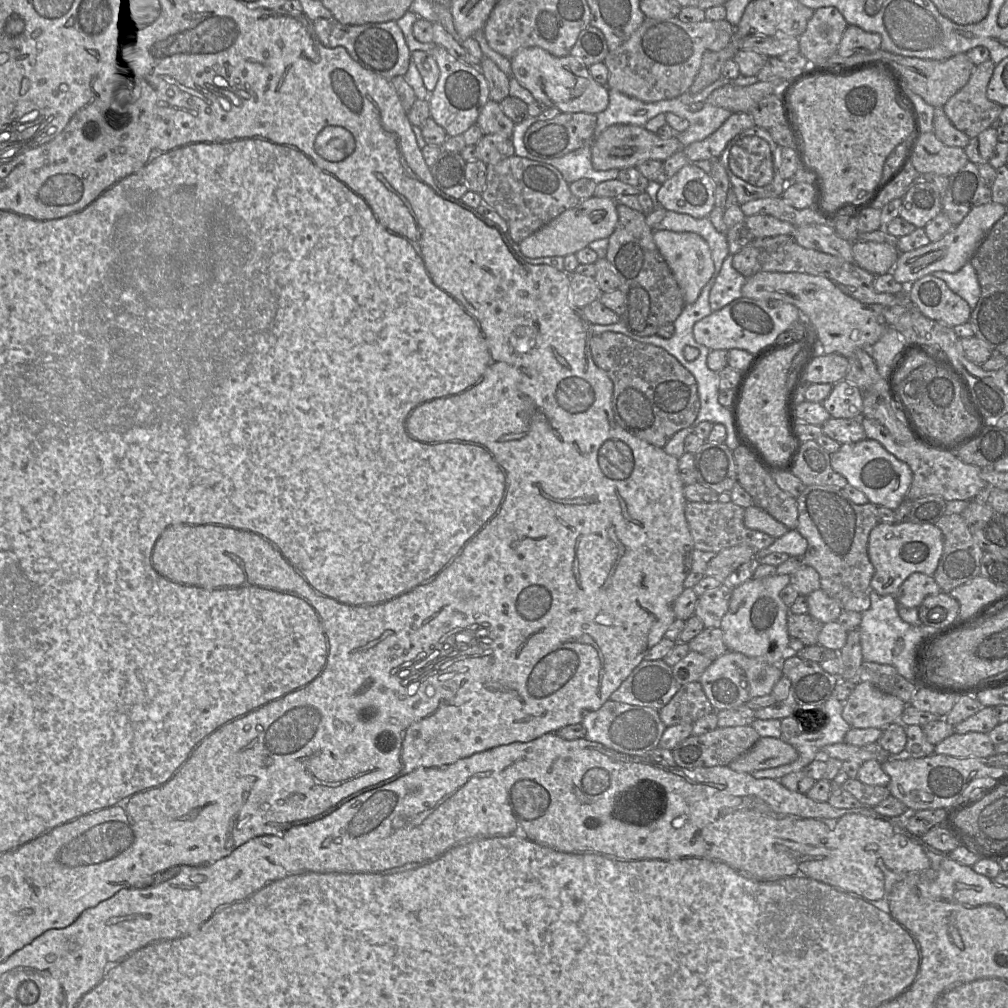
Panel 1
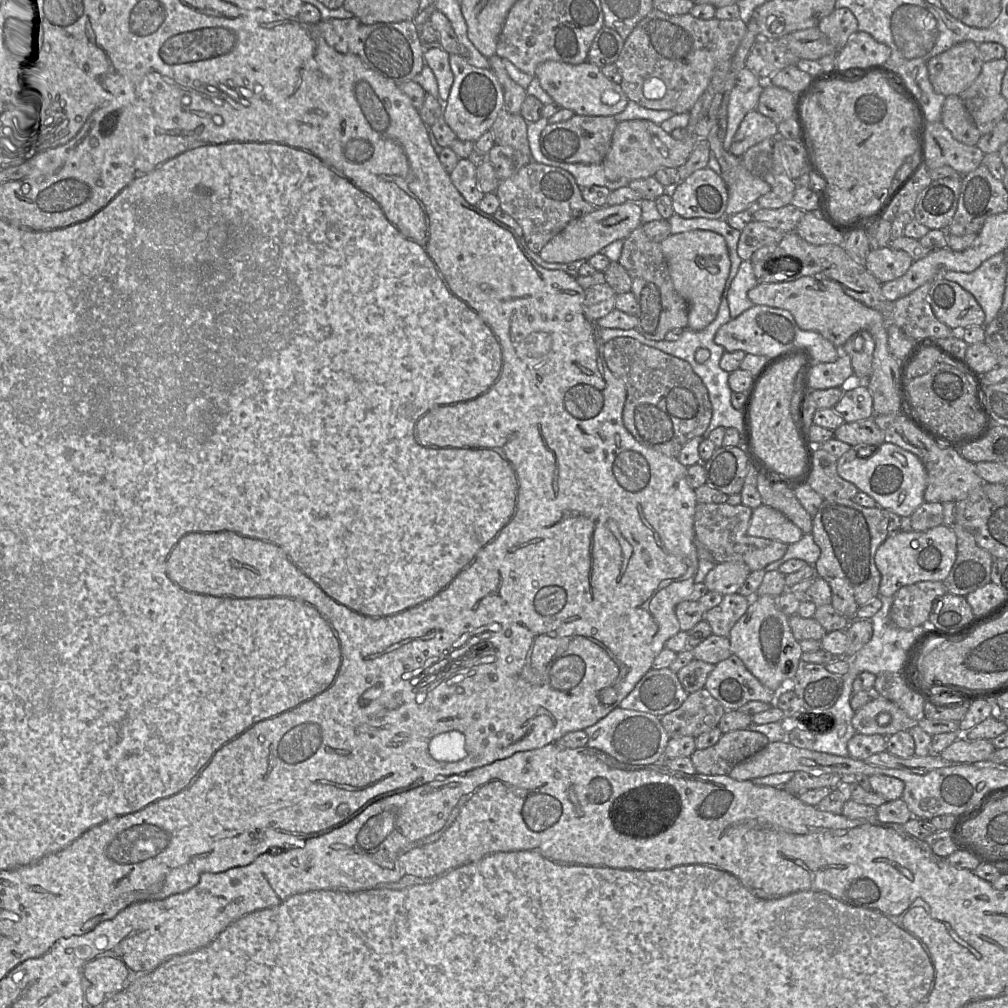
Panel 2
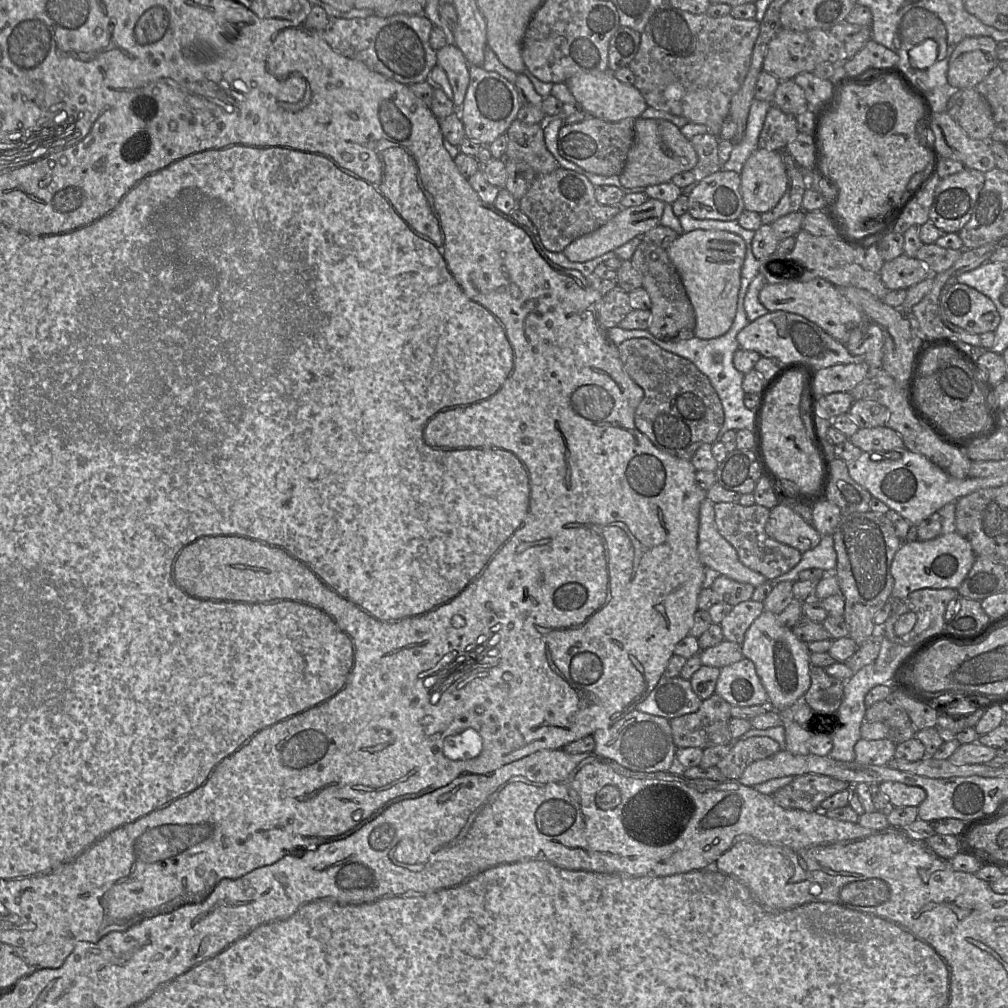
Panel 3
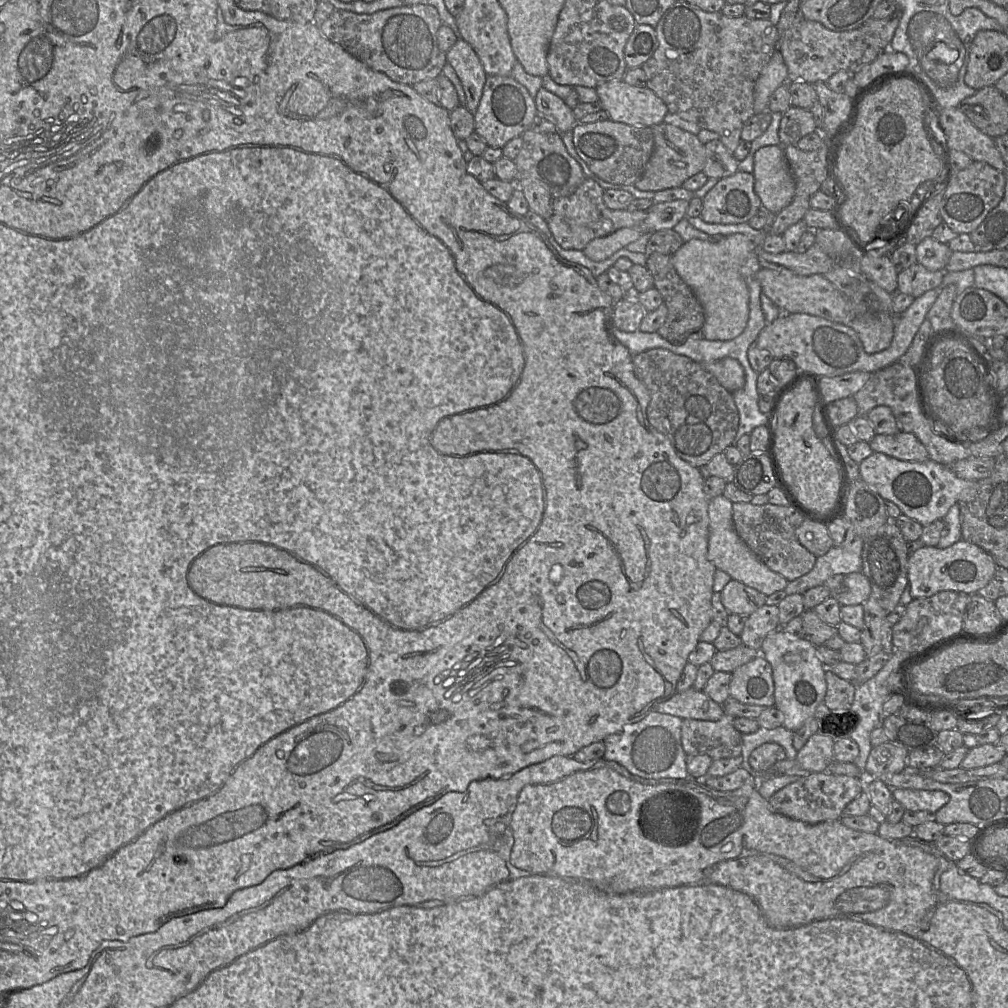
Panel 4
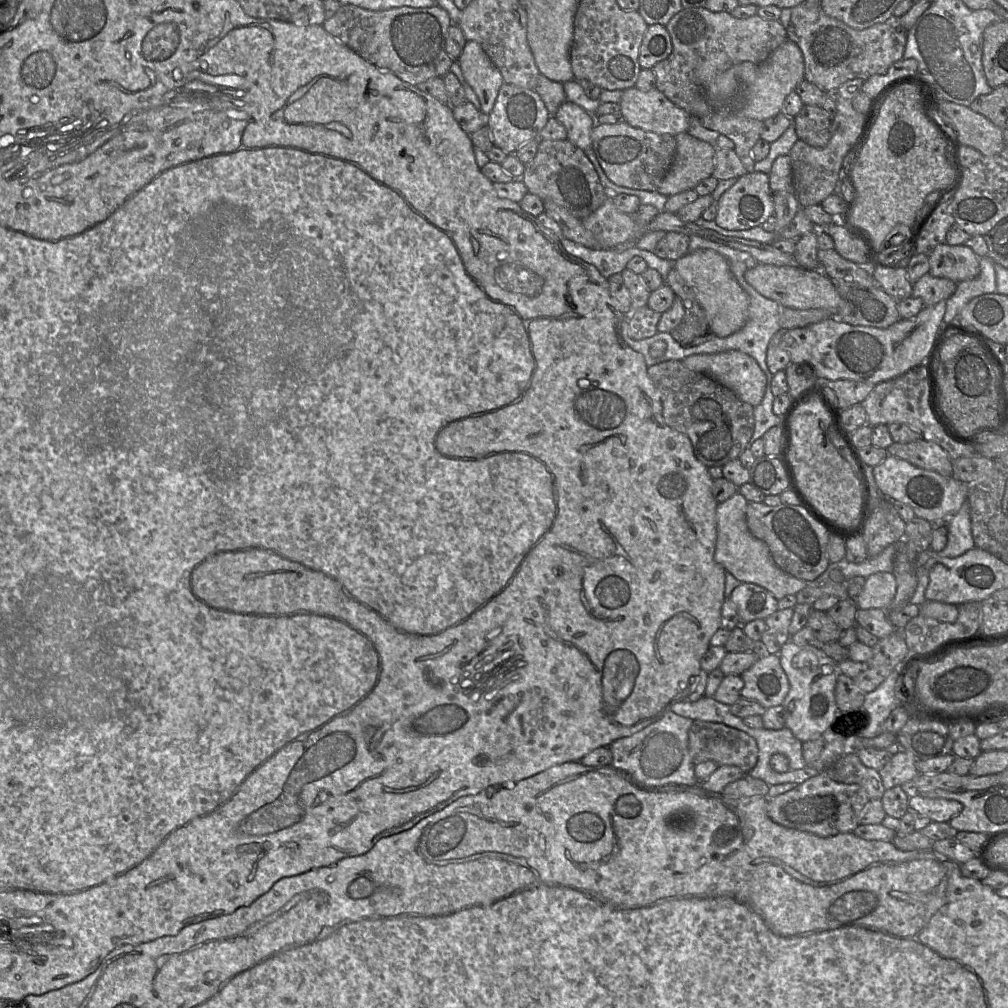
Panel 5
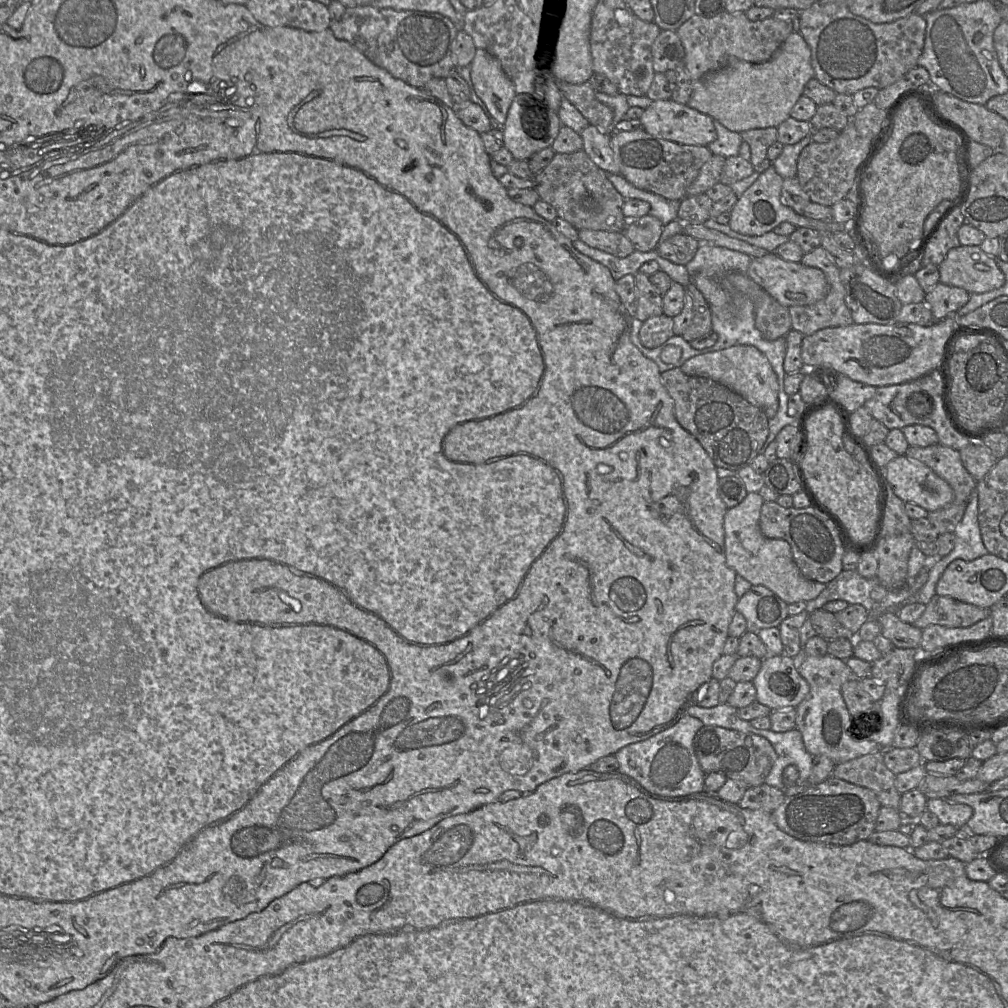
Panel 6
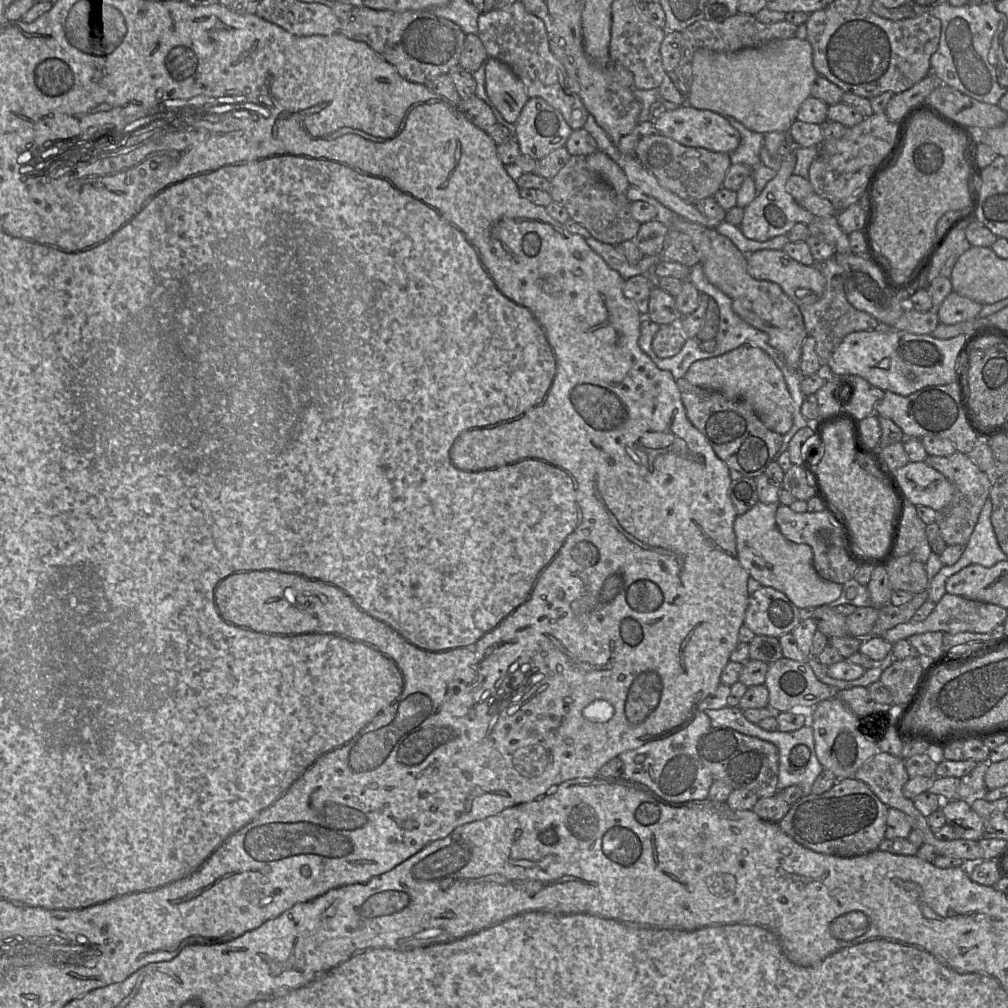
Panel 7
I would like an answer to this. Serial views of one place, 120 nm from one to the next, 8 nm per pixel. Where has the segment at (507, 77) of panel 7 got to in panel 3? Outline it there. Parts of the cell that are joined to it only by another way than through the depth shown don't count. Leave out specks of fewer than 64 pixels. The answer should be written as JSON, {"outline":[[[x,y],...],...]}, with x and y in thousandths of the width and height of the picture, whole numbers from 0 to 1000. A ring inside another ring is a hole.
{"outline":[[[442,44],[433,51],[434,64],[442,72],[448,88],[448,100],[456,108],[465,83],[465,66],[458,51],[450,44]]]}

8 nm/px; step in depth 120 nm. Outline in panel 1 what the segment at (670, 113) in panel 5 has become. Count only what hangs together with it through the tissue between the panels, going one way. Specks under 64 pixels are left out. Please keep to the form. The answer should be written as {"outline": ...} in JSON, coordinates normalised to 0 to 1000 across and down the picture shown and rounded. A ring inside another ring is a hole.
{"outline":[[[525,47],[514,50],[506,58],[506,63],[507,76],[545,107],[553,107],[561,112],[580,111],[592,114],[604,103],[603,85],[592,82],[583,66],[571,57],[553,57],[535,47]]]}

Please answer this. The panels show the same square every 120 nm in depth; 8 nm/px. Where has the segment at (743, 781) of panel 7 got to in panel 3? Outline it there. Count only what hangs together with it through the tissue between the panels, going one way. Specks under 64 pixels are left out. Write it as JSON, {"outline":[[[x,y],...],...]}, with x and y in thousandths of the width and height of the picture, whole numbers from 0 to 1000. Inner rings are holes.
{"outline":[[[708,688],[696,695],[693,703],[665,714],[667,732],[672,742],[691,741],[696,744],[725,739],[723,723],[724,698]]]}

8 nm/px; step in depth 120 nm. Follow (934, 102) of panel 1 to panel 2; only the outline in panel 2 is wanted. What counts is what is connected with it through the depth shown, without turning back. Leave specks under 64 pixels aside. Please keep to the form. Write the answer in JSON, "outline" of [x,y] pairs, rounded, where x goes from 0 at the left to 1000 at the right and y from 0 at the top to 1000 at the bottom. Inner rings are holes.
{"outline":[[[956,41],[920,62],[922,79],[938,96],[952,94],[971,75],[975,63],[971,44]]]}

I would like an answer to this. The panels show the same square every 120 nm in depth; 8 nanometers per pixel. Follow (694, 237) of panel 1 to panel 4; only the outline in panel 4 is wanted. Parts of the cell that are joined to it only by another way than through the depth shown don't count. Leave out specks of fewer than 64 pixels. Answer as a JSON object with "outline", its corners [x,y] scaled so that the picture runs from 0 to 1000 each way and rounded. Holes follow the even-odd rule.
{"outline":[[[763,229],[750,234],[728,231],[718,233],[710,239],[687,237],[666,253],[667,262],[684,284],[697,305],[699,318],[696,324],[697,335],[720,338],[733,333],[739,326],[743,315],[744,292],[742,283],[735,272],[735,264],[744,250],[755,246]]]}

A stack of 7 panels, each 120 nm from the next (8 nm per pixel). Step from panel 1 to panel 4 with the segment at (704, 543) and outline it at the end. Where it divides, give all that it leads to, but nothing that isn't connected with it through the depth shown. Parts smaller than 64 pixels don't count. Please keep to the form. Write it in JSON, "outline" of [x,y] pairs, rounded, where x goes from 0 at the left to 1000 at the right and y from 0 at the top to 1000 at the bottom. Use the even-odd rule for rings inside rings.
{"outline":[[[731,498],[727,499],[726,507],[731,530],[766,566],[786,576],[807,564],[811,553],[793,539],[789,529],[790,524],[801,514],[789,502]]]}

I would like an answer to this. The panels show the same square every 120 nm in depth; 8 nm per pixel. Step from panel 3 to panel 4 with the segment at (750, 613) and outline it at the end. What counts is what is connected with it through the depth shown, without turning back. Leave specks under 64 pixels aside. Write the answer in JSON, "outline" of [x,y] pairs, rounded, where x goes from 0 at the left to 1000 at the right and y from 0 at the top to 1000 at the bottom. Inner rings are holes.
{"outline":[[[757,600],[742,610],[733,632],[741,642],[754,645],[761,630],[770,625],[774,625],[772,601]]]}

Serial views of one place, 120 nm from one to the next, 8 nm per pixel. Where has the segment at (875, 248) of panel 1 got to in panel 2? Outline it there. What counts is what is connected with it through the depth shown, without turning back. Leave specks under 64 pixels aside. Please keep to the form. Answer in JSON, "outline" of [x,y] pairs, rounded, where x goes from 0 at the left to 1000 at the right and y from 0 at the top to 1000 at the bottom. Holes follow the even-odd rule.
{"outline":[[[880,244],[864,247],[857,264],[872,280],[878,281],[895,275],[906,260],[899,250]]]}

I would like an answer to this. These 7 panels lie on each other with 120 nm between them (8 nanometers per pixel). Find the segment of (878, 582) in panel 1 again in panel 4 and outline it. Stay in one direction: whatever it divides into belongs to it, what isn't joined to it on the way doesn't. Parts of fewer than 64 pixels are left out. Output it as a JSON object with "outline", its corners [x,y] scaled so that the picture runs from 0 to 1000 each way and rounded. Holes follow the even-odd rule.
{"outline":[[[957,536],[935,545],[917,542],[902,551],[901,582],[906,594],[923,592],[935,586],[965,590],[982,577],[989,563],[989,560],[981,549]]]}

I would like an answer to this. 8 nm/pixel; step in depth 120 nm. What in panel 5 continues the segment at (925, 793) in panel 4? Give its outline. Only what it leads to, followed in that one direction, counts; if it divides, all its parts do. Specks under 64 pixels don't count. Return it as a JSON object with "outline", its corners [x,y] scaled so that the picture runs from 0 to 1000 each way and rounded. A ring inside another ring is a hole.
{"outline":[[[904,786],[902,793],[903,804],[916,808],[927,815],[941,815],[955,804],[951,795],[936,792],[922,792],[911,786]]]}

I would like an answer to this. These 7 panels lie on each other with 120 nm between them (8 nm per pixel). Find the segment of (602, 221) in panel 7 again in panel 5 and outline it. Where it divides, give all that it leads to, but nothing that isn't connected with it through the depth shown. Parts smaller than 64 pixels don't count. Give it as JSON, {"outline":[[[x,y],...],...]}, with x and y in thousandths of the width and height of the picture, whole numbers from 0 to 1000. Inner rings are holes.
{"outline":[[[535,139],[531,156],[521,164],[517,176],[526,192],[535,194],[561,207],[577,218],[595,206],[607,194],[595,181],[594,175],[579,150],[564,139]]]}

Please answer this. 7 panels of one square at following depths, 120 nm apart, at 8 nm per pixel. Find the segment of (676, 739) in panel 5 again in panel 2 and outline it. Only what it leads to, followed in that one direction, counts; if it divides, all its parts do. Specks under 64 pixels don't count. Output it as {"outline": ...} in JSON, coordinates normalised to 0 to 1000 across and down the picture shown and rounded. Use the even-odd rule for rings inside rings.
{"outline":[[[612,701],[592,717],[579,724],[583,730],[582,740],[592,742],[610,752],[612,755],[623,759],[646,759],[655,757],[659,753],[659,746],[665,729],[658,722],[655,712],[645,707],[618,703]]]}

